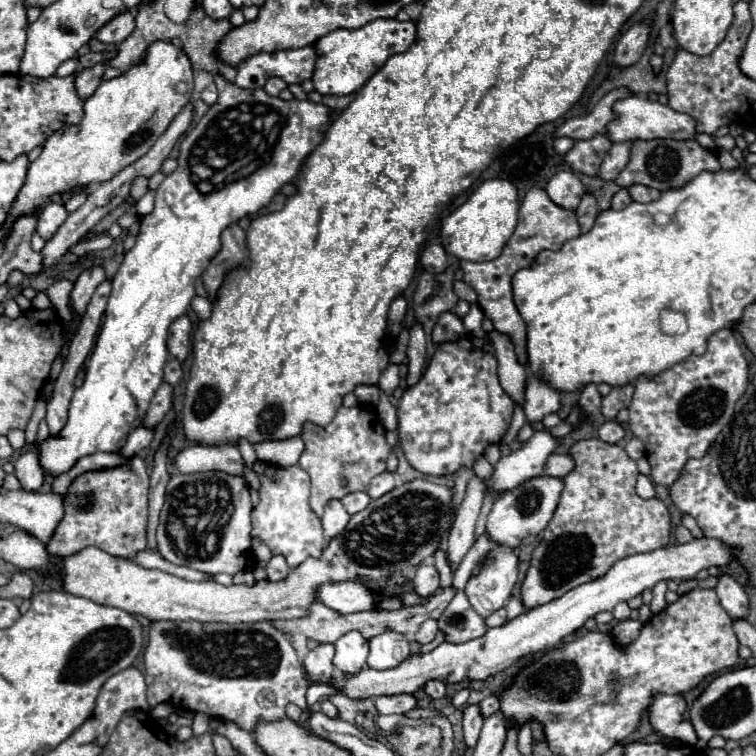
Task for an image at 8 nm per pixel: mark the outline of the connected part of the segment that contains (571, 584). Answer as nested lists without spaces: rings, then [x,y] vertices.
[[[598,438],[578,440],[570,448],[570,456],[574,470],[562,478],[564,490],[558,508],[540,534],[540,544],[532,552],[532,562],[522,584],[526,610],[606,574],[624,556],[664,548],[670,538],[668,508],[662,500],[644,500],[636,494],[634,488],[640,472],[624,448]]]

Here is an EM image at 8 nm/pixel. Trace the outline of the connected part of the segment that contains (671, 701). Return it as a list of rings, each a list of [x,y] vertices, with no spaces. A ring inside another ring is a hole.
[[[654,694],[648,706],[648,720],[654,732],[664,738],[676,738],[686,744],[696,744],[692,724],[684,720],[686,702],[680,696]]]

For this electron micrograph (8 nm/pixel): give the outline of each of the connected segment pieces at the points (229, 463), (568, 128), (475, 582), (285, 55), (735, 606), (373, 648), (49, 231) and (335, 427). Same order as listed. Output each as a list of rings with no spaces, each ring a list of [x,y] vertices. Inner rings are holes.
[[[206,444],[184,448],[176,456],[172,466],[182,474],[220,470],[230,472],[232,476],[242,476],[246,470],[244,458],[236,446],[206,446]]]
[[[616,88],[616,90],[608,92],[596,104],[596,108],[590,114],[564,122],[562,128],[556,130],[556,136],[568,136],[572,140],[584,140],[584,138],[590,138],[590,136],[596,136],[596,134],[606,134],[608,124],[618,118],[618,114],[612,110],[614,102],[628,98],[628,96],[632,96],[632,92],[628,88]]]
[[[496,546],[488,556],[490,558],[486,560],[482,572],[472,576],[464,590],[472,608],[482,618],[488,618],[506,606],[518,578],[518,558],[512,548]]]
[[[312,46],[298,50],[280,50],[280,52],[262,52],[250,56],[238,66],[236,86],[244,90],[256,90],[266,84],[268,78],[282,78],[286,84],[300,84],[312,78],[316,52]]]
[[[720,574],[718,576],[718,586],[716,586],[720,604],[732,618],[746,618],[748,614],[748,596],[744,588],[730,576],[730,574]]]
[[[382,632],[370,638],[370,654],[368,654],[370,668],[376,670],[394,668],[408,656],[410,656],[410,644],[402,632]]]
[[[48,202],[40,214],[38,214],[38,228],[36,232],[44,238],[44,240],[50,240],[50,236],[54,236],[54,232],[64,224],[66,220],[66,210],[62,204],[54,204],[54,202]]]
[[[368,406],[360,408],[340,408],[336,418],[328,426],[306,424],[302,432],[306,444],[300,466],[312,478],[312,496],[310,508],[320,518],[324,504],[332,498],[342,498],[356,490],[366,490],[368,482],[386,470],[386,460],[390,456],[390,446],[384,438],[384,426],[378,420],[376,412]]]

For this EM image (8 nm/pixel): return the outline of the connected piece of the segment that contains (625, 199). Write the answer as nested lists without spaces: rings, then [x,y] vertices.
[[[622,188],[622,190],[618,190],[618,192],[614,194],[614,198],[612,198],[612,208],[614,208],[614,210],[622,210],[622,208],[626,208],[630,202],[632,202],[632,200],[630,200],[628,190]]]

